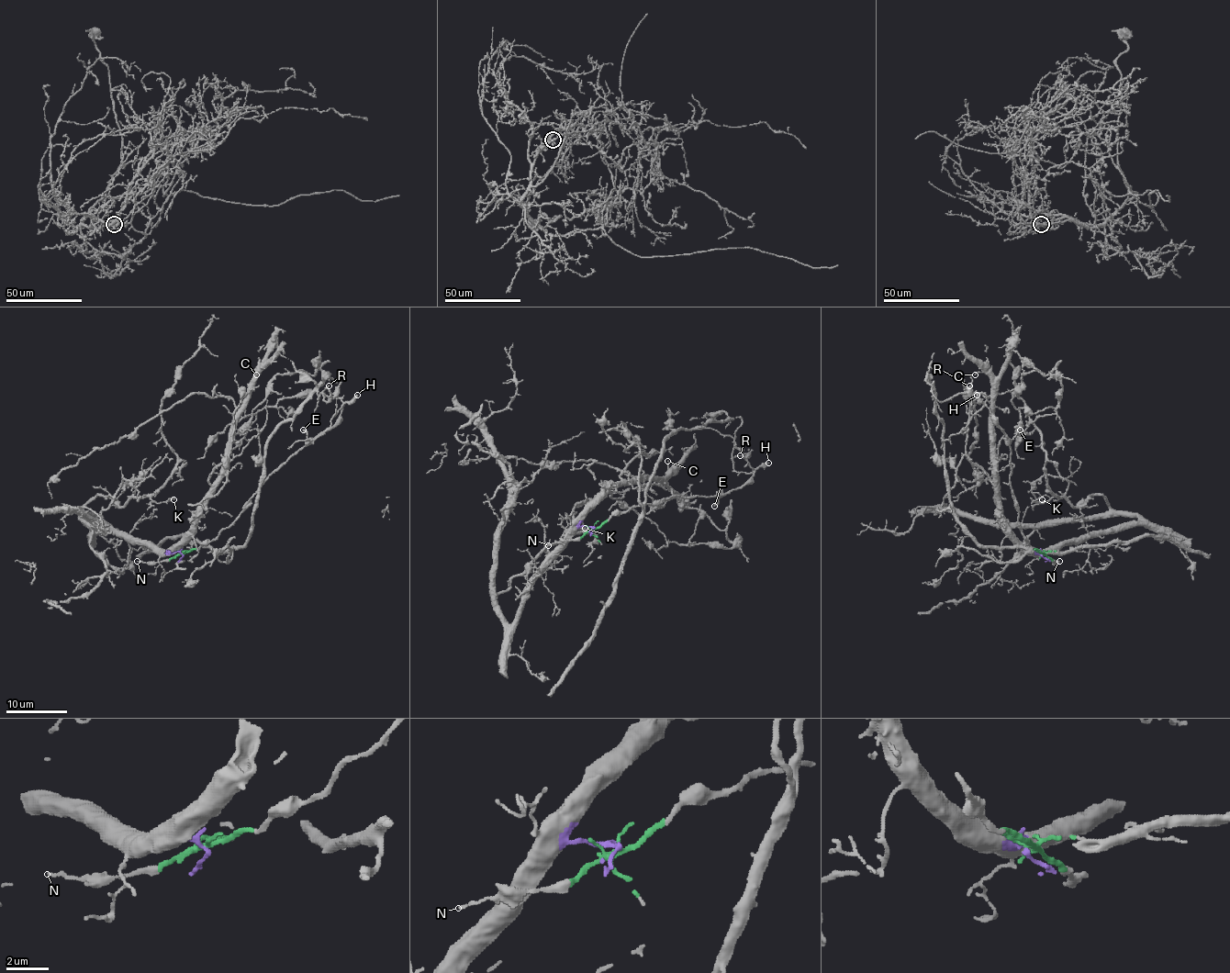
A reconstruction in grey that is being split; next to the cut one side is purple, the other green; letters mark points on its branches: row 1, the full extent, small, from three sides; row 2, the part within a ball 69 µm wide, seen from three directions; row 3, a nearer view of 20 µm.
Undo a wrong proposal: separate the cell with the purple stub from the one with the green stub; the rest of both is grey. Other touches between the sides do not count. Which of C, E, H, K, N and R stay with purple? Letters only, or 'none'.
C, K

